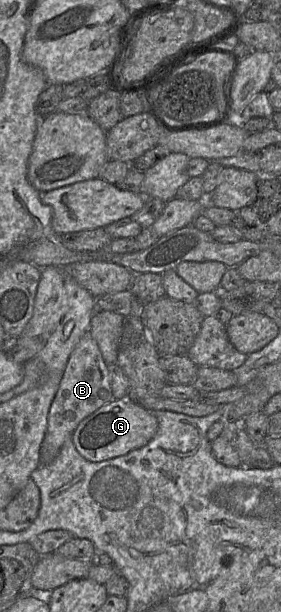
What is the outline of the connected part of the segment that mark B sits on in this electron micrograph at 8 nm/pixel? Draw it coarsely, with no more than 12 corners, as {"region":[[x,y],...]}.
{"region":[[87,332],[48,414],[41,464],[80,422],[114,400],[108,366]]}

